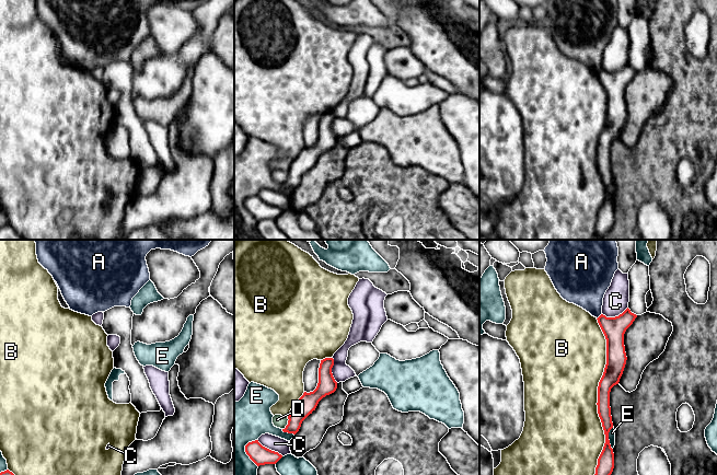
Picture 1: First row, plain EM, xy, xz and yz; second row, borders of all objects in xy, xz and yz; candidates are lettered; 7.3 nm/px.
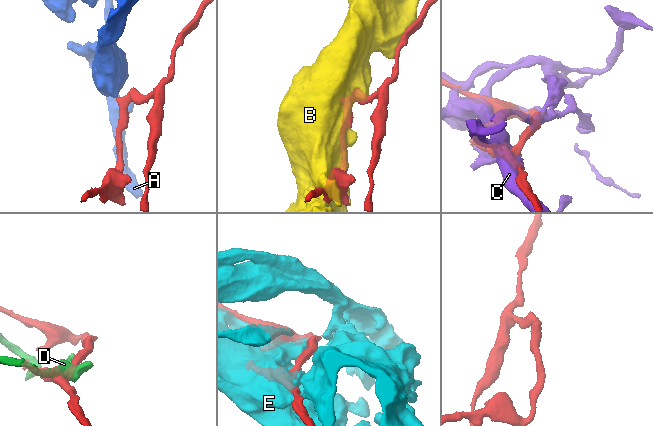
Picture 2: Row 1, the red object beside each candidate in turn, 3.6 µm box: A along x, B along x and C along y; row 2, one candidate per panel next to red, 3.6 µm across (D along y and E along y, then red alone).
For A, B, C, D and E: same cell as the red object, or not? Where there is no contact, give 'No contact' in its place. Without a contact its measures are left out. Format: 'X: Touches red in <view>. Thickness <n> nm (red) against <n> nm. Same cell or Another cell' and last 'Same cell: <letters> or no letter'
A: Touches red in yz. Thickness 160 nm (red) against 300 nm. Another cell
B: Touches red in yz. Thickness 140 nm (red) against 500 nm. Another cell
C: Touches red in xz. Thickness 140 nm (red) against 110 nm. Another cell
D: Touches red in xz. Thickness 140 nm (red) against 100 nm. Another cell
E: Touches red in yz. Thickness 130 nm (red) against 50 nm. Another cell
Same cell: no letter

